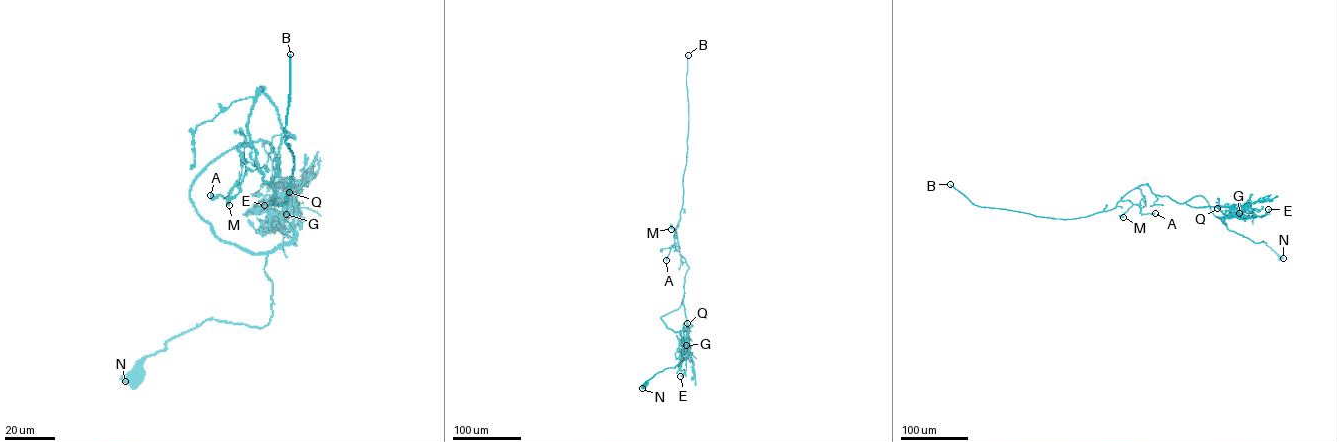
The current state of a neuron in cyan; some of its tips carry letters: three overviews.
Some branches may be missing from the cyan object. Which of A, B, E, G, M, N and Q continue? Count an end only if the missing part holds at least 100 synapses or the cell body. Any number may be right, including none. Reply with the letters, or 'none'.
B

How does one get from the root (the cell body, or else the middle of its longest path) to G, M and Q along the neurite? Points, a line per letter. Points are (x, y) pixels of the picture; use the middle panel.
G: (644, 385), (658, 372), (679, 363), (683, 356), (680, 333), (684, 329), (689, 331), (685, 339), (686, 345)
M: (644, 385), (678, 364), (680, 333), (689, 330), (683, 302), (689, 267), (677, 227), (675, 239), (671, 229)
Q: (644, 385), (658, 372), (679, 363), (683, 356), (680, 333), (684, 329), (689, 330), (687, 323)

